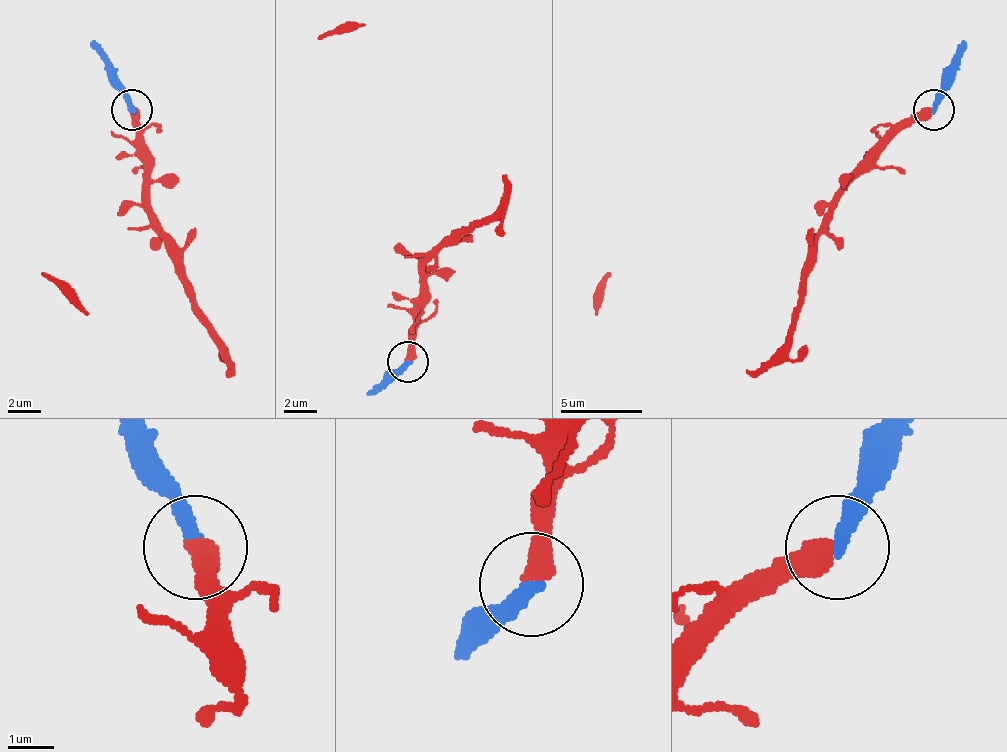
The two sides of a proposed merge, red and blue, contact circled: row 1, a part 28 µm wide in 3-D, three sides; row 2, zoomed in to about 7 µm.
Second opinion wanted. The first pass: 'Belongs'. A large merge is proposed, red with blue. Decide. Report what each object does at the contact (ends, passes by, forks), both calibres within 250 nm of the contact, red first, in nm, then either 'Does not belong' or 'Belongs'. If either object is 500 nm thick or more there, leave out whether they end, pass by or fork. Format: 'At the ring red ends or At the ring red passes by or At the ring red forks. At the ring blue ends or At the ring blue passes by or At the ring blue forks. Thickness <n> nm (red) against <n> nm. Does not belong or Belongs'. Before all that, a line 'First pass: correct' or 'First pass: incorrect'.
First pass: correct
Thickness 550 nm (red) against 380 nm. Belongs

